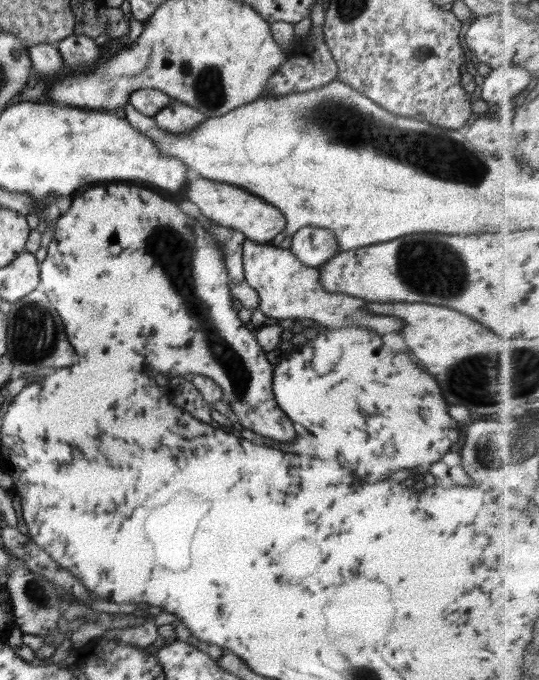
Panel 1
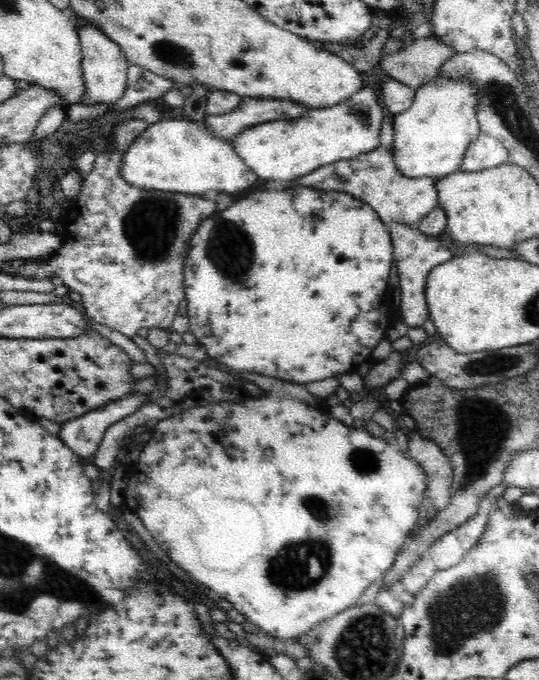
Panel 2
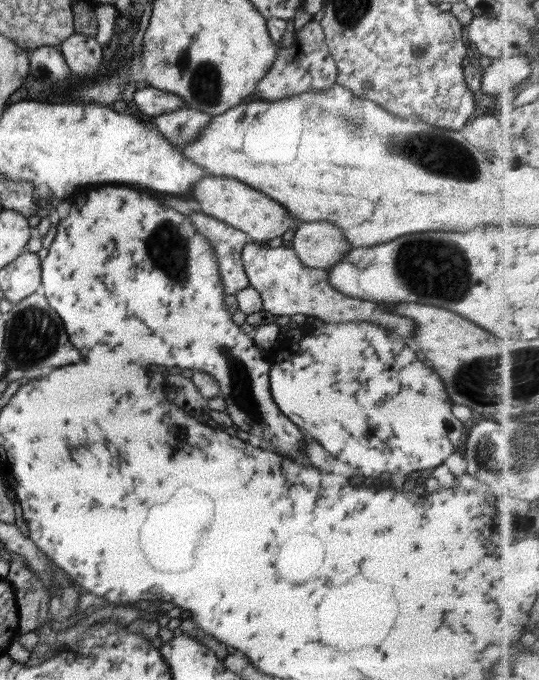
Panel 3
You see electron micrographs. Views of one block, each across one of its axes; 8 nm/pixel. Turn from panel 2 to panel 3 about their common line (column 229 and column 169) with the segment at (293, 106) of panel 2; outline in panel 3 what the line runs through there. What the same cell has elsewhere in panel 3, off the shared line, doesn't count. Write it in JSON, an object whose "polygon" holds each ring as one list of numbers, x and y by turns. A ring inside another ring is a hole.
{"polygon":[[178,108,154,117,154,124,168,141,180,148,188,142,194,142,212,117,200,110]]}

